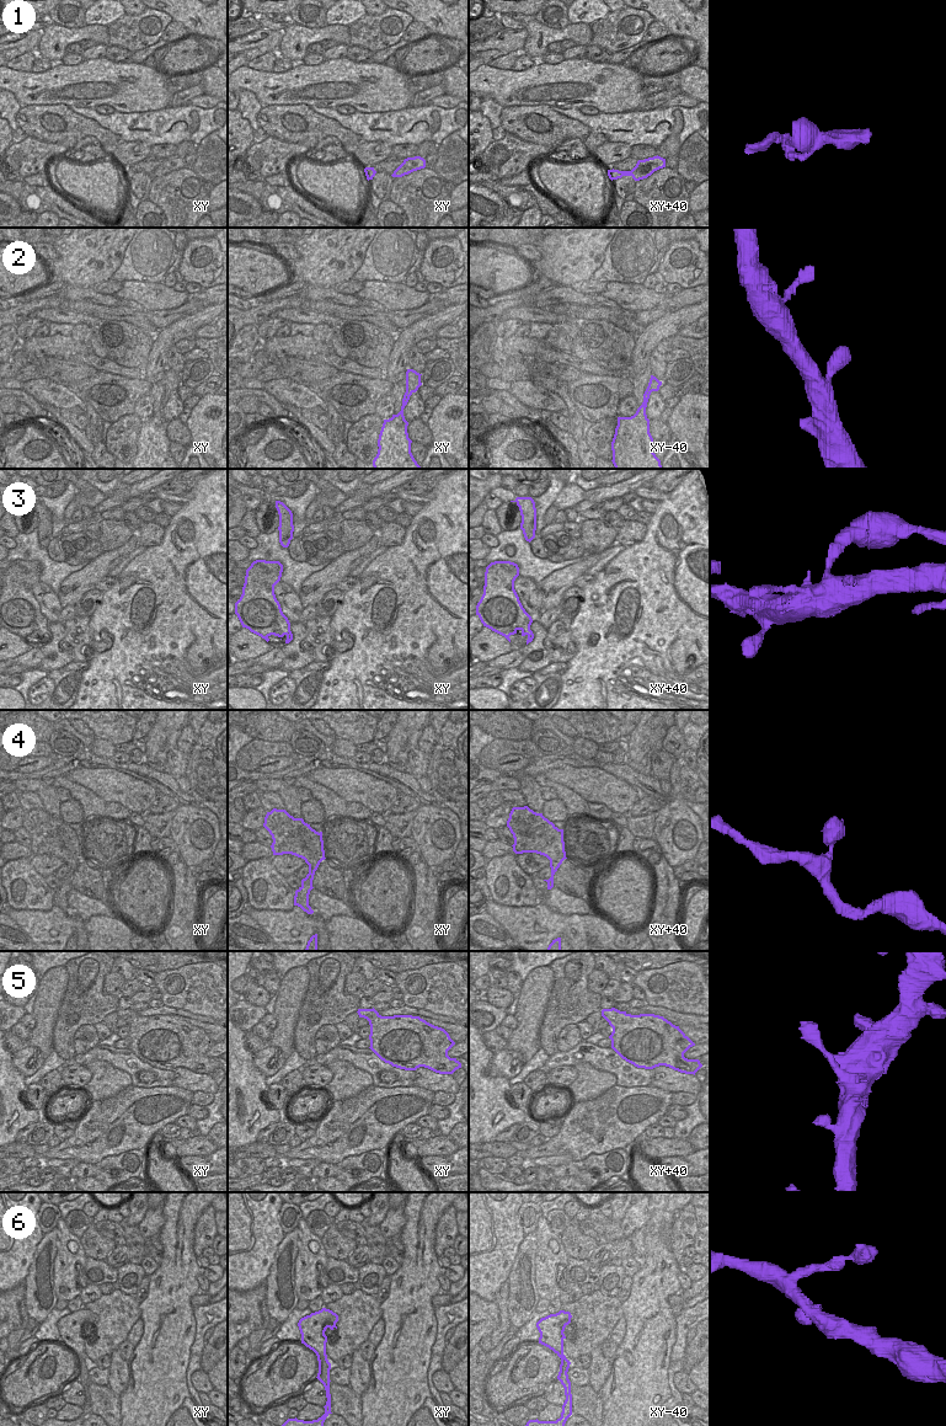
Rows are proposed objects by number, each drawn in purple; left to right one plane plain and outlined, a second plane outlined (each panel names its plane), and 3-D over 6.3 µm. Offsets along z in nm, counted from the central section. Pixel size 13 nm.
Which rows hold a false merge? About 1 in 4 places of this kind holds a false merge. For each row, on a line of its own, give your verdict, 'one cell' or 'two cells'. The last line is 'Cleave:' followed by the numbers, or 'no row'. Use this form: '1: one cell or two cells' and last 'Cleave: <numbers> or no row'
1: one cell
2: one cell
3: two cells
4: one cell
5: one cell
6: one cell
Cleave: 3

